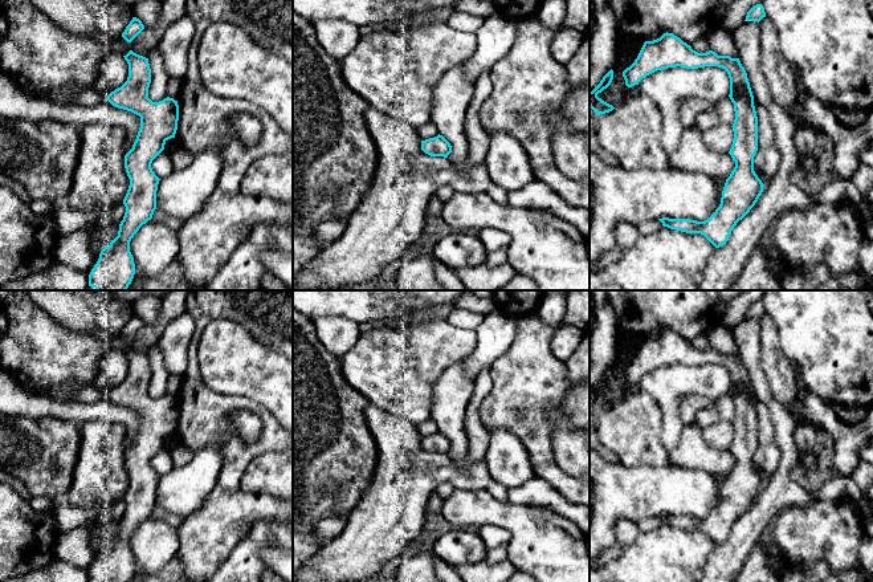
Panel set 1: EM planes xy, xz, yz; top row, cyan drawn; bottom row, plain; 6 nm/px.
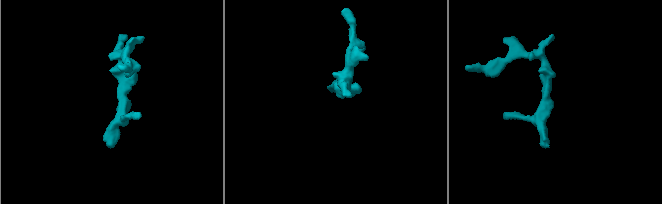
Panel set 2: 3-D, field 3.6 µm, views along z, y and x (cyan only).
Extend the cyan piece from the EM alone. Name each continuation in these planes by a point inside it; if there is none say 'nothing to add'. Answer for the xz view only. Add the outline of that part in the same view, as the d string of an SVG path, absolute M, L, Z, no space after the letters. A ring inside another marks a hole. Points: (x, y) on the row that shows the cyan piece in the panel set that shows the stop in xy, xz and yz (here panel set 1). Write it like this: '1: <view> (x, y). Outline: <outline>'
nothing to add

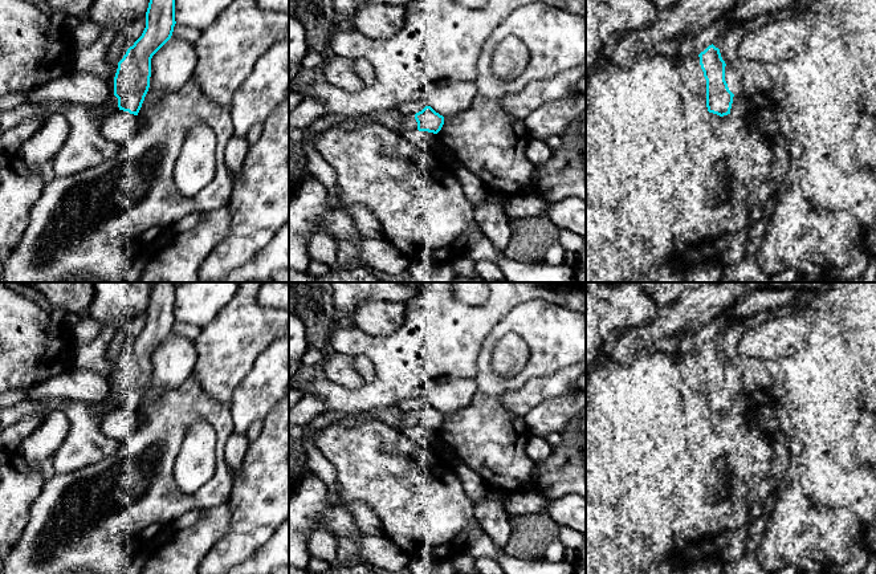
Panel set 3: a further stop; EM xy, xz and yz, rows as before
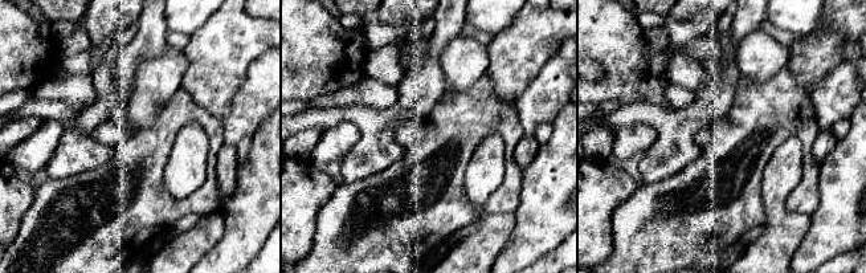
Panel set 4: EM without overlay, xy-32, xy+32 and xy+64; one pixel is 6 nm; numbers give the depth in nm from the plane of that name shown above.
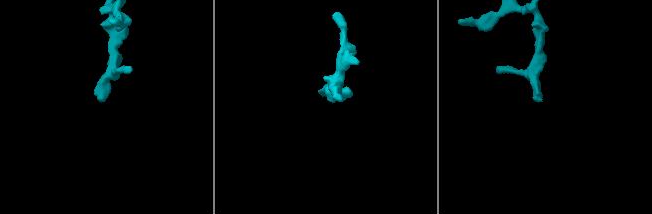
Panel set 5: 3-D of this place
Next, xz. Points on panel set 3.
1: xz (408, 122). Outline: M415 114L403 115L402 117L402 127L410 131L417 130L417 122L415 119Z

